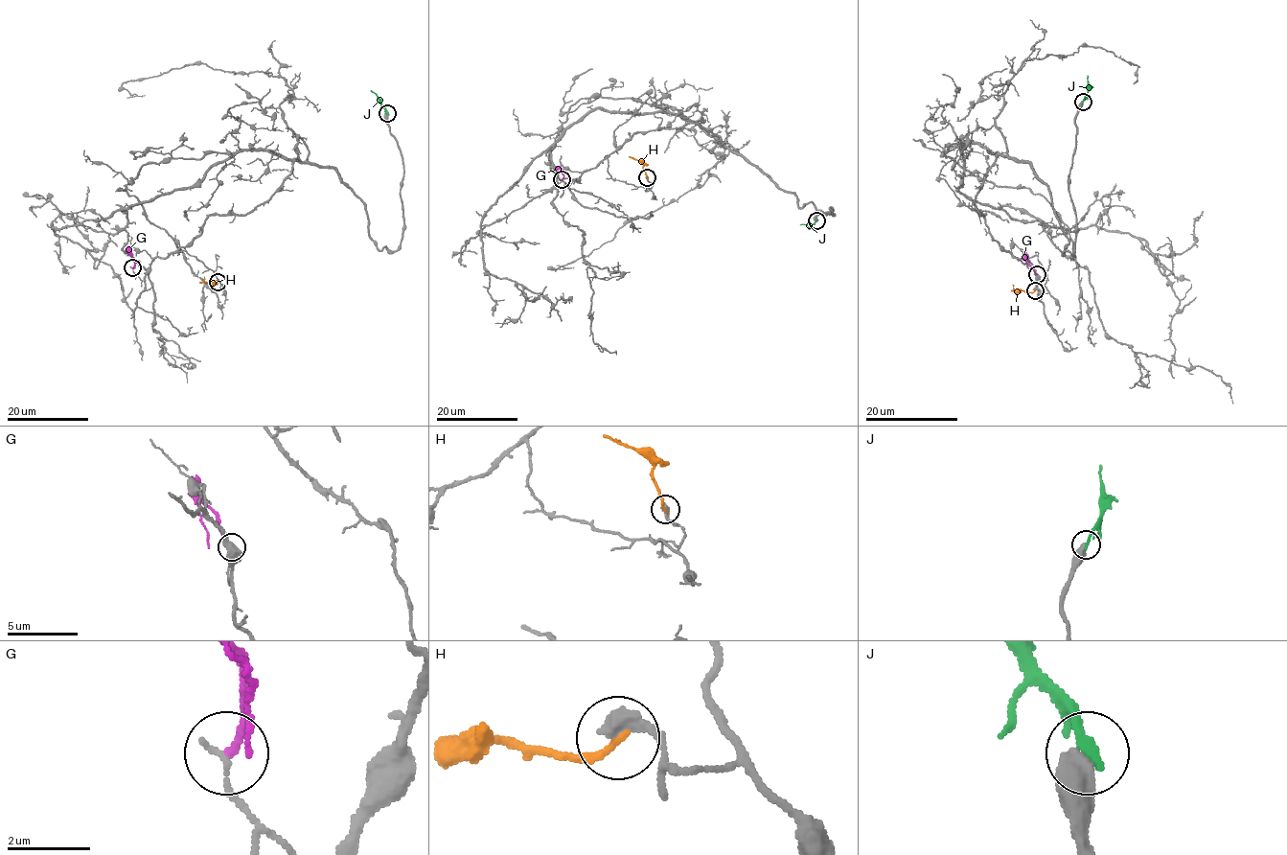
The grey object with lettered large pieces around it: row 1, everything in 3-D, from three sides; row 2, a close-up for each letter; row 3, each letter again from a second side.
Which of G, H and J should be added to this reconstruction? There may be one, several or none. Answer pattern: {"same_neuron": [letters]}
{"same_neuron": []}

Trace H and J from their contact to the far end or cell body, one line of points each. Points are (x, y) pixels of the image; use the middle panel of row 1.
H: (647, 177), (643, 165), (629, 156)
J: (815, 220), (810, 224), (799, 224)

